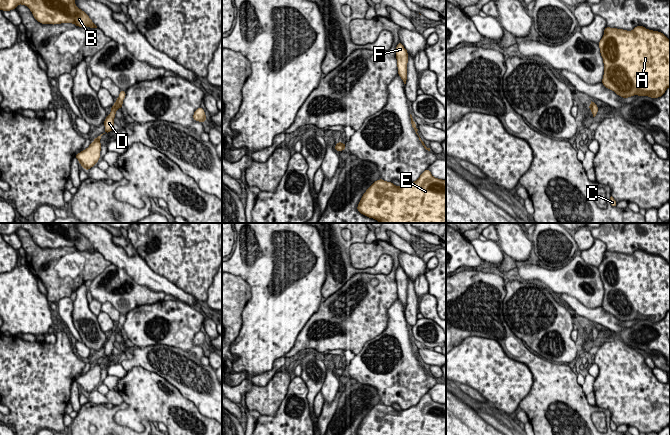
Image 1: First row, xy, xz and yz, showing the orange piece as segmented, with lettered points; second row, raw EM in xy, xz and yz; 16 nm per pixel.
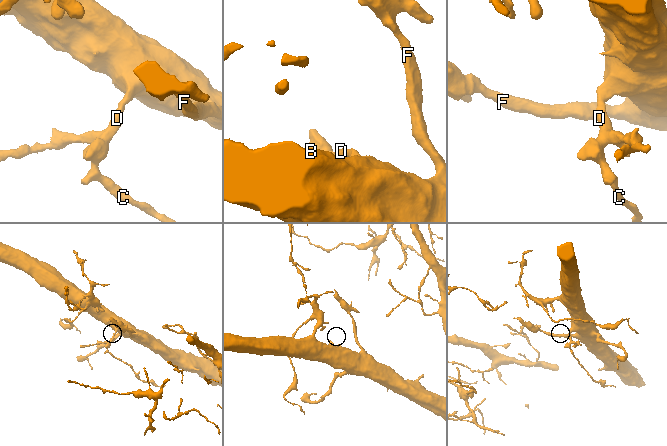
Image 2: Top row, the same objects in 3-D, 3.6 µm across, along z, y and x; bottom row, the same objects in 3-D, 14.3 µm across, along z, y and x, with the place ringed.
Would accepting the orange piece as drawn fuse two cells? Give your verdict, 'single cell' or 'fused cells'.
single cell

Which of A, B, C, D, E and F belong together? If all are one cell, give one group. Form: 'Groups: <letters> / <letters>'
Groups: A B C D E F

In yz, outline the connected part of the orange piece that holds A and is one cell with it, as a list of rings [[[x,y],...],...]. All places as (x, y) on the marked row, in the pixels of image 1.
[[[636,26],[633,30],[605,27],[604,35],[598,43],[604,63],[602,84],[622,98],[634,95],[659,98],[670,87],[670,40],[661,32]]]

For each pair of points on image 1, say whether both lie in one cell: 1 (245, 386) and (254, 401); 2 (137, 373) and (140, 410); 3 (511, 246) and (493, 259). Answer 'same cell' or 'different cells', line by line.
1: different cells
2: same cell
3: different cells

